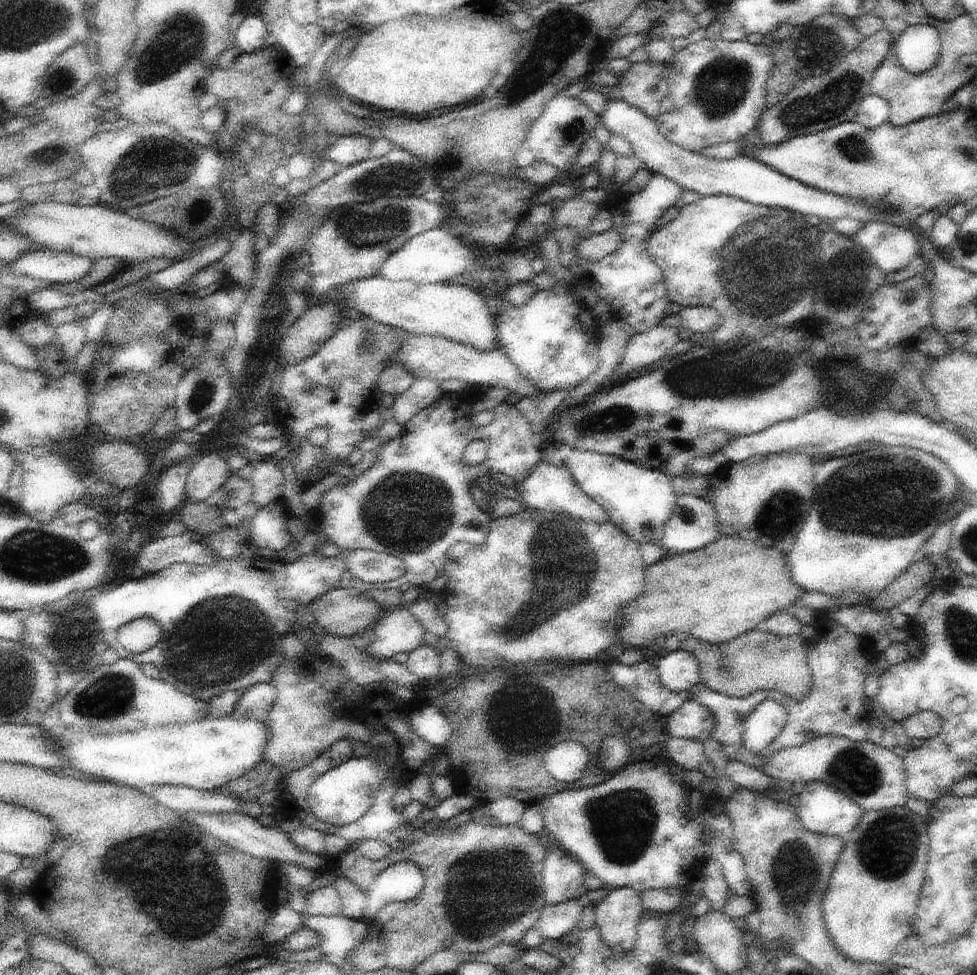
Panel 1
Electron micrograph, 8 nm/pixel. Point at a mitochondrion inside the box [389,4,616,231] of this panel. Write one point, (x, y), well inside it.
(559, 34)

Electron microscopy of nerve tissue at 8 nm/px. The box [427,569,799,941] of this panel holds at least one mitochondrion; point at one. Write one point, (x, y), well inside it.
(476, 874)

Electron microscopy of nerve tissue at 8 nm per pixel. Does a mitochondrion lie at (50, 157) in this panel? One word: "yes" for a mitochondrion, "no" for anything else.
yes

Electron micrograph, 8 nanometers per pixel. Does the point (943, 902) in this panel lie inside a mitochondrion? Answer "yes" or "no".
no

